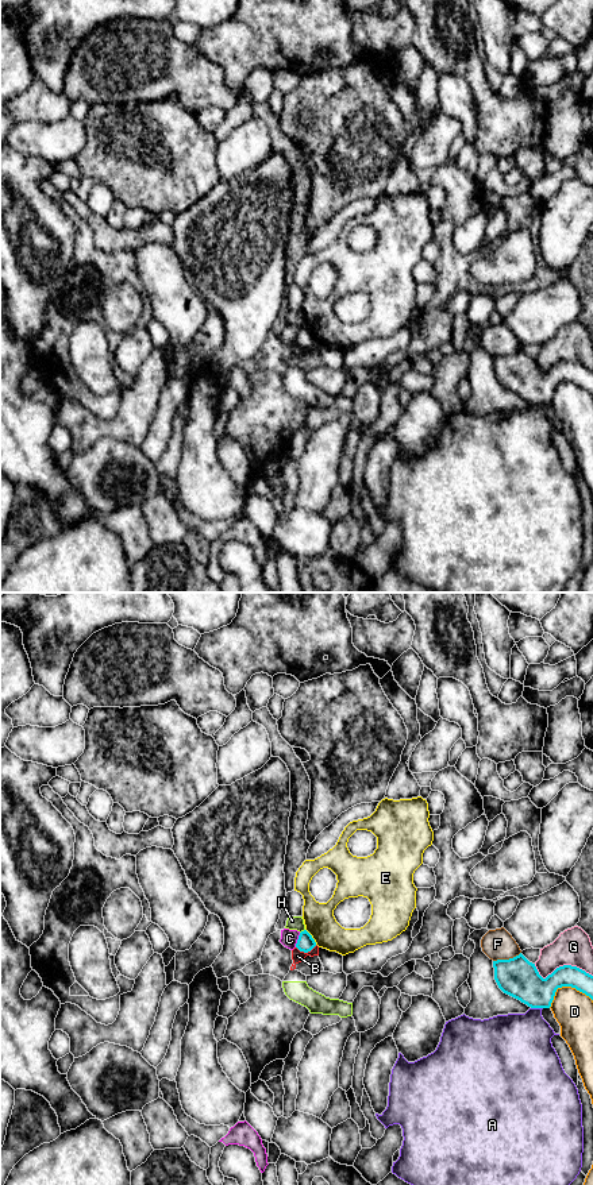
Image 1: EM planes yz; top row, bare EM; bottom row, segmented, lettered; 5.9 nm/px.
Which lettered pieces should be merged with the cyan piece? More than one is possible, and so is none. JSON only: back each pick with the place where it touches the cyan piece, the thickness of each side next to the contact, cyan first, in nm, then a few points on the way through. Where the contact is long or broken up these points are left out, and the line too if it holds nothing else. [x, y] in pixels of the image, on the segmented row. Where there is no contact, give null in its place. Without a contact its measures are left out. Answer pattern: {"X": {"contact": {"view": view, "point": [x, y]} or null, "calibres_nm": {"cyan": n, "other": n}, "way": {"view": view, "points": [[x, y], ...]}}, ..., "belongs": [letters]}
{"belongs": []}

